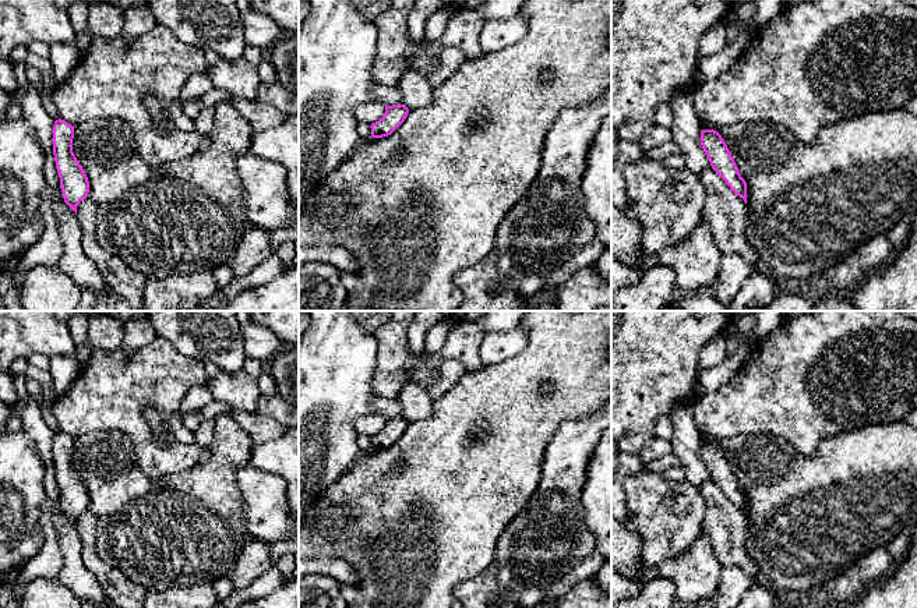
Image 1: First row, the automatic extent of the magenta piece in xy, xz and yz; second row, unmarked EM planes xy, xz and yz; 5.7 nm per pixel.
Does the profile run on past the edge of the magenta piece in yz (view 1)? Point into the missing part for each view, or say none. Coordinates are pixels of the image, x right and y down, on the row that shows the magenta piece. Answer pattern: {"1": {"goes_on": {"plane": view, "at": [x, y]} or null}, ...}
{"1": {"goes_on": null}}

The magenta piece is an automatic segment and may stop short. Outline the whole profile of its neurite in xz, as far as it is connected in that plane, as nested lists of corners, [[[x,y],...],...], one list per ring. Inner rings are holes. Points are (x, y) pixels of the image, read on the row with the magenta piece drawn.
[[[405,105],[385,106],[384,116],[373,123],[371,137],[382,138],[391,135],[408,117],[409,109]]]

